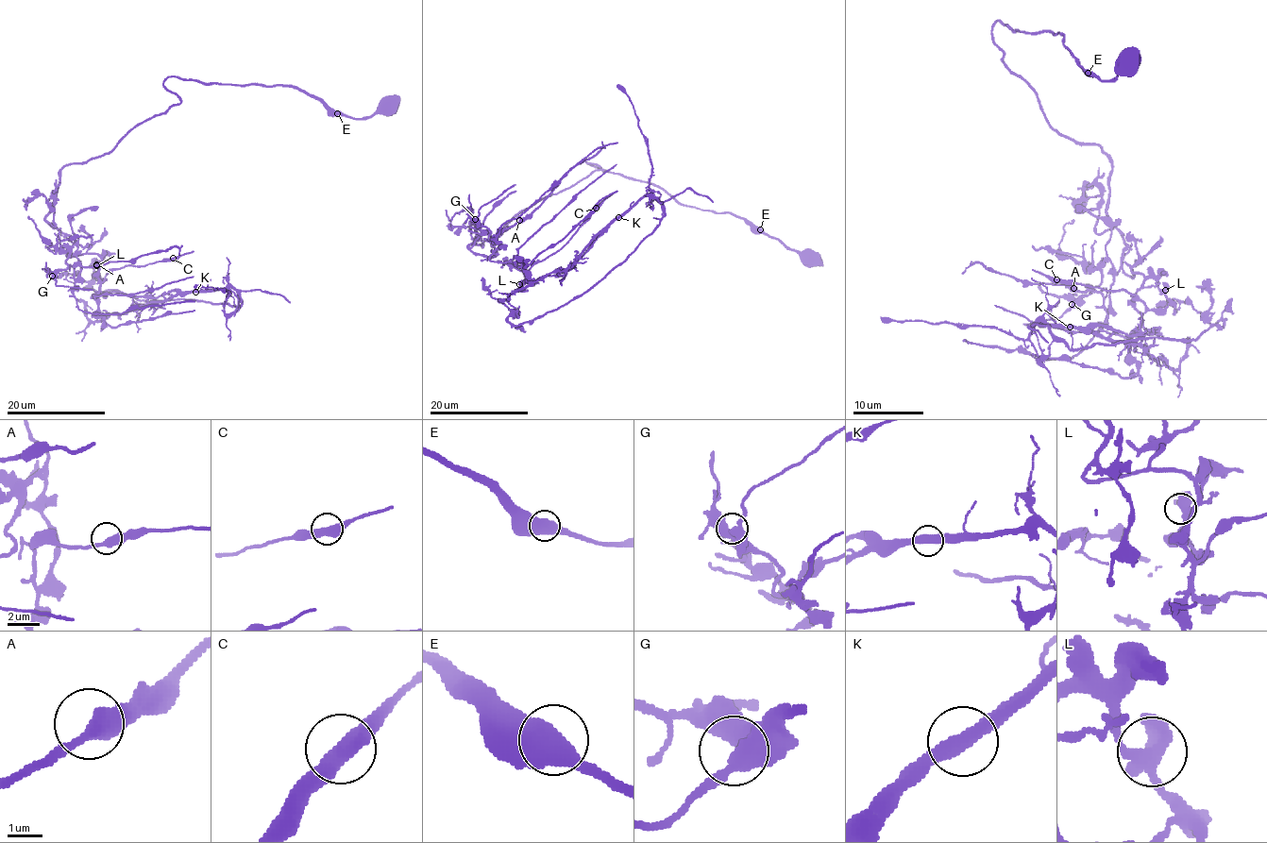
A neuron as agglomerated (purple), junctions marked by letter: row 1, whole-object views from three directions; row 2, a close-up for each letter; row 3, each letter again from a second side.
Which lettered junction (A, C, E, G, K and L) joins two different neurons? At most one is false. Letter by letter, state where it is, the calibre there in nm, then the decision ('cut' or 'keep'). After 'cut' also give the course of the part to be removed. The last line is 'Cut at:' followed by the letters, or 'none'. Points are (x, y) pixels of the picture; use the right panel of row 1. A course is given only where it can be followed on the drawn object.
A: place (1073, 288); calibre 440 nm; keep
C: place (1056, 279); calibre 480 nm; keep
E: place (1088, 73); calibre 460 nm; keep
G: place (1072, 304); calibre 400 nm; keep
K: place (1070, 327); calibre 480 nm; cut; course (1070, 327), (1038, 321), (1069, 347), (1082, 349), (1192, 341), (1224, 323), (1210, 323), (1188, 302), (1156, 307)
L: place (1165, 290); calibre 500 nm; keep
Cut at: K

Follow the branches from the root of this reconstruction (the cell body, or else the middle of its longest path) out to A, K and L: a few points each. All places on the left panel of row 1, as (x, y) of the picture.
A: (390, 103), (353, 118), (290, 86), (168, 77), (178, 103), (60, 171), (46, 220), (76, 278), (96, 264)
K: (390, 103), (170, 75), (178, 103), (60, 171), (46, 220), (101, 260), (101, 293), (196, 291)
L: (390, 103), (353, 118), (290, 86), (168, 77), (178, 103), (60, 171), (46, 220), (68, 257), (96, 265)

